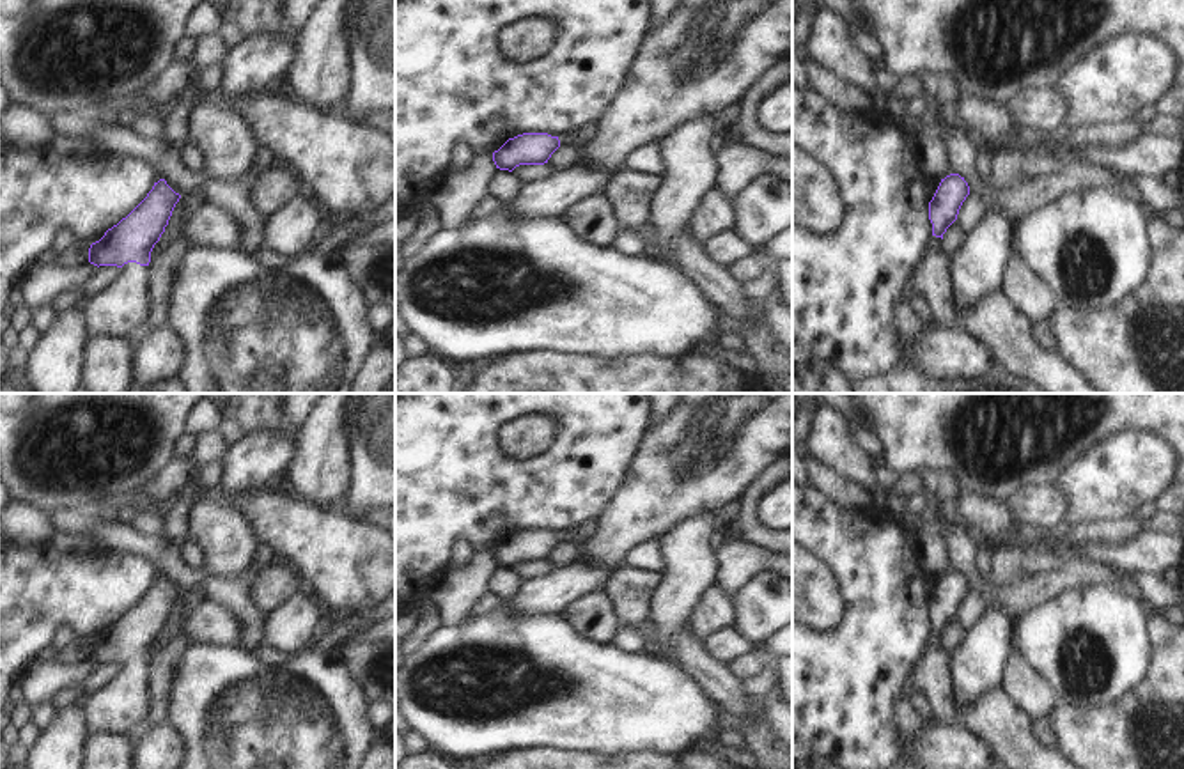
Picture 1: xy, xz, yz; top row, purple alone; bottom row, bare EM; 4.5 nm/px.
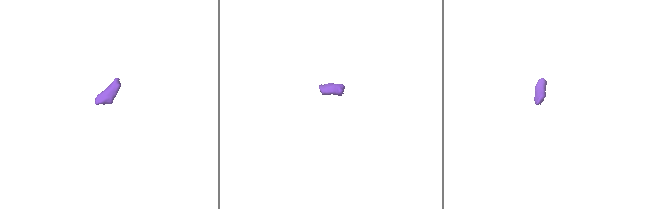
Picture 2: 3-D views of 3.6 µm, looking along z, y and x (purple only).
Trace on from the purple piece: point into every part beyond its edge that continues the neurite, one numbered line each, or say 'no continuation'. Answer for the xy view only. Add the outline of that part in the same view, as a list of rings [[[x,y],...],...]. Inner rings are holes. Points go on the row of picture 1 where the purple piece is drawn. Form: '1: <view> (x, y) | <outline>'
1: xy (123, 305) | [[[128,262],[110,285],[83,307],[83,324],[89,337],[124,338],[147,319],[149,266]]]

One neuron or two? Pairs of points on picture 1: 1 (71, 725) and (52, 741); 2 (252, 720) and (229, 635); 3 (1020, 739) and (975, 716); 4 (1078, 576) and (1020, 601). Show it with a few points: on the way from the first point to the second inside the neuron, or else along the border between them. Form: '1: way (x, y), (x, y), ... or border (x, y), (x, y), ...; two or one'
1: way (66, 730), (57, 739); one
2: border (194, 642), (240, 647); two
3: way (1009, 734), (993, 718), (986, 718); one
4: way (1064, 578), (1034, 589); one

